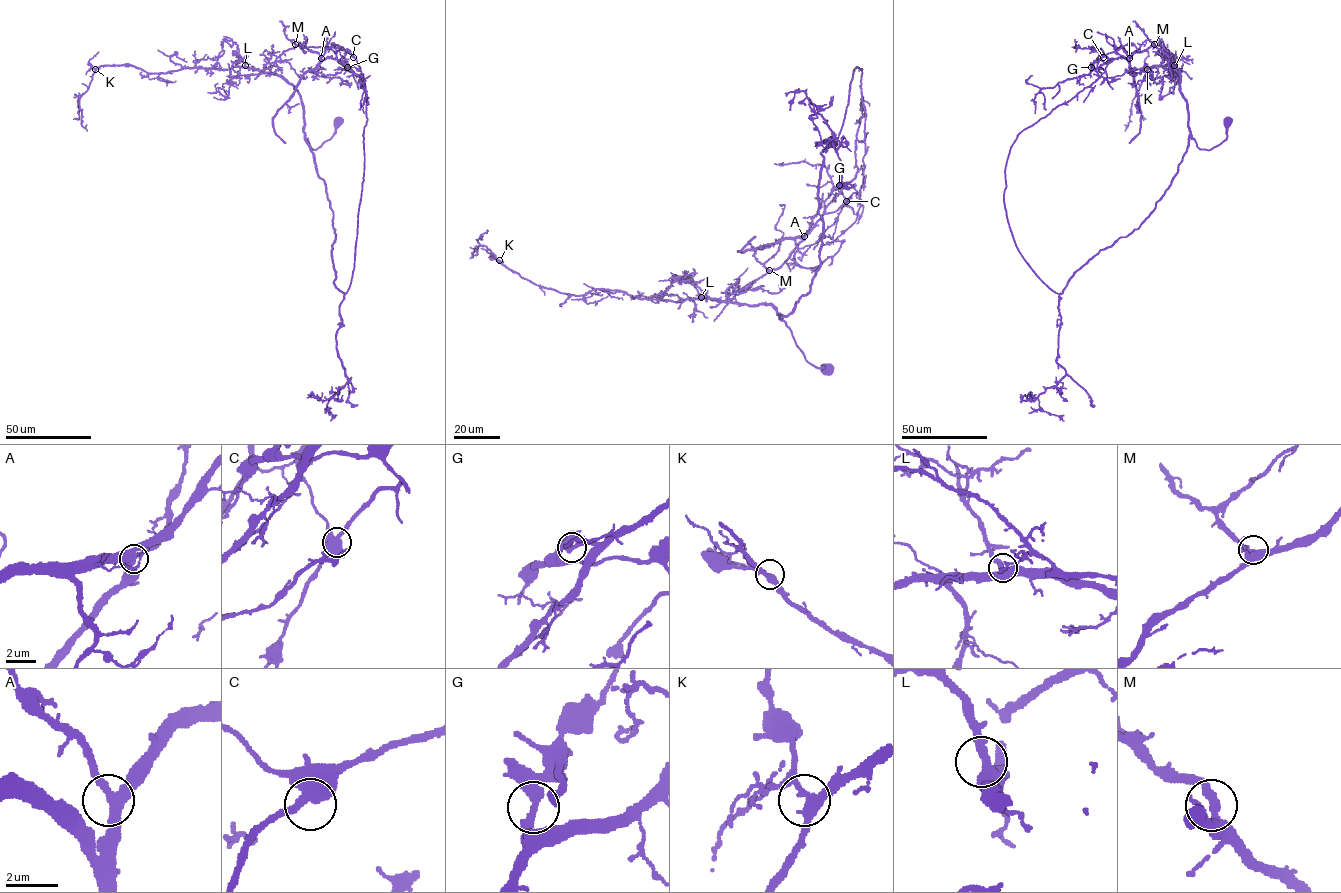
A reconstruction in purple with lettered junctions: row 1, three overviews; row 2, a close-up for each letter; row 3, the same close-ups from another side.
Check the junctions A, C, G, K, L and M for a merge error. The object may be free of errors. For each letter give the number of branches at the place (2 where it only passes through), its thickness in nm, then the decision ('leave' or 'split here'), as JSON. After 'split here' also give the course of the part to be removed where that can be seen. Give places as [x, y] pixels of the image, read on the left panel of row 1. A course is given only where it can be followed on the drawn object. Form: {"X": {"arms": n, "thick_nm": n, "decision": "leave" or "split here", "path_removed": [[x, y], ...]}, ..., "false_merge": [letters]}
{"A": {"arms": 3, "thick_nm": 400, "decision": "leave"}, "C": {"arms": 2, "thick_nm": 550, "decision": "leave"}, "G": {"arms": 2, "thick_nm": 360, "decision": "split here", "path_removed": [[347, 67], [335, 59], [321, 60], [317, 52], [291, 41], [299, 41], [304, 53], [303, 34]]}, "K": {"arms": 3, "thick_nm": 360, "decision": "leave"}, "L": {"arms": 2, "thick_nm": 480, "decision": "leave"}, "M": {"arms": 2, "thick_nm": 360, "decision": "leave"}, "false_merge": ["G"]}

